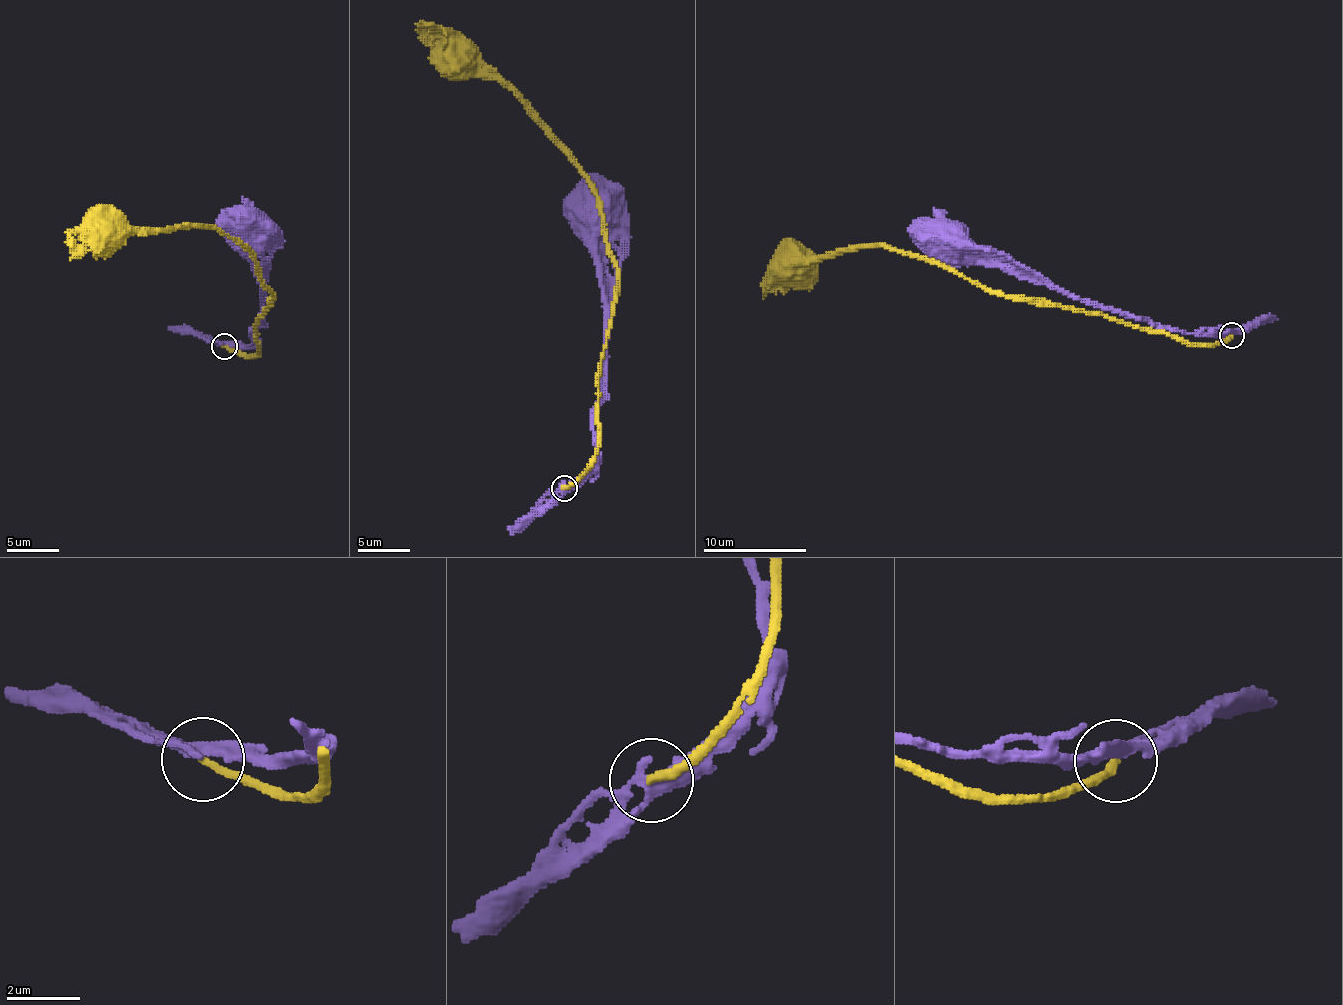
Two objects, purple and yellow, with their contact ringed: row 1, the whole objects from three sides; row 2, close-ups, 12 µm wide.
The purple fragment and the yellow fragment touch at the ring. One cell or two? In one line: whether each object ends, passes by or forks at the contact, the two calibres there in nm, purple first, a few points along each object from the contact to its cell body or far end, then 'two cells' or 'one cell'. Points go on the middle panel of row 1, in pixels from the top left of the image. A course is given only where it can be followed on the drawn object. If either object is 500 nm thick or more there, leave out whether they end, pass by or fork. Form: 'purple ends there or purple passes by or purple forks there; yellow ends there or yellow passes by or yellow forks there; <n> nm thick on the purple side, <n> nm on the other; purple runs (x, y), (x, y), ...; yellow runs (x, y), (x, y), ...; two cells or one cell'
purple passes by; yellow ends there; 320 nm thick on the purple side, 220 nm on the other; purple runs (564, 489), (595, 457), (593, 411), (601, 397), (604, 291), (592, 218), (602, 211), (597, 208); yellow runs (564, 488), (598, 438), (617, 266), (602, 207), (525, 103), (496, 79), (454, 77), (452, 59); two cells

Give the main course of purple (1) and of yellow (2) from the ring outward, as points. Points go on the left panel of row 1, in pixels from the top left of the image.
1: (225, 344), (255, 344), (252, 333), (259, 324), (259, 279), (245, 247), (255, 241), (250, 238)
2: (225, 347), (257, 353), (258, 318), (272, 295), (255, 259), (228, 235), (202, 227), (94, 225), (102, 229)

